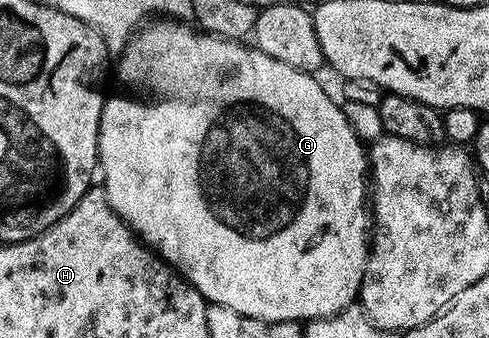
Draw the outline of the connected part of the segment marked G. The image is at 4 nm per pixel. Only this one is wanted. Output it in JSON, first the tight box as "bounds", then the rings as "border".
{"bounds":[97,17,371,321],"border":[[[168,17],[158,18],[148,25],[142,26],[140,30],[130,39],[124,51],[119,56],[121,64],[117,67],[117,79],[133,95],[141,95],[141,99],[136,99],[133,95],[112,95],[110,94],[105,101],[105,108],[101,114],[101,124],[99,125],[99,141],[97,142],[97,157],[99,160],[100,174],[105,174],[103,186],[105,196],[115,209],[115,213],[123,220],[128,227],[133,230],[133,234],[145,244],[146,247],[157,252],[177,274],[182,275],[189,286],[201,294],[210,304],[218,303],[227,309],[235,309],[235,313],[255,317],[259,321],[312,321],[315,319],[329,319],[332,315],[342,314],[348,307],[354,306],[358,302],[361,294],[361,282],[365,276],[365,266],[369,260],[369,244],[371,239],[371,183],[369,170],[369,157],[366,144],[351,129],[347,121],[342,104],[336,103],[319,84],[316,83],[314,76],[307,71],[291,69],[291,65],[283,65],[283,61],[275,61],[275,57],[267,57],[267,53],[260,51],[256,45],[248,45],[241,41],[231,39],[221,39],[218,35],[208,34],[200,29],[194,29],[184,22],[170,19]]]}

